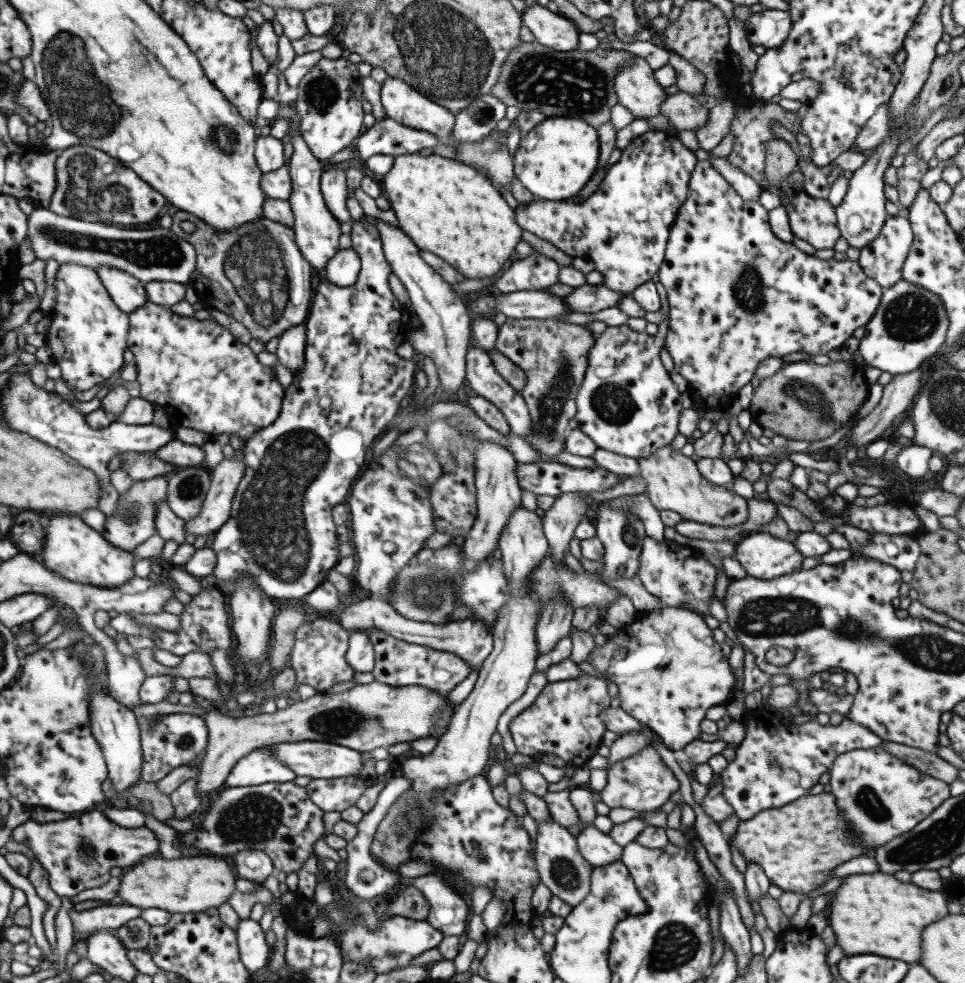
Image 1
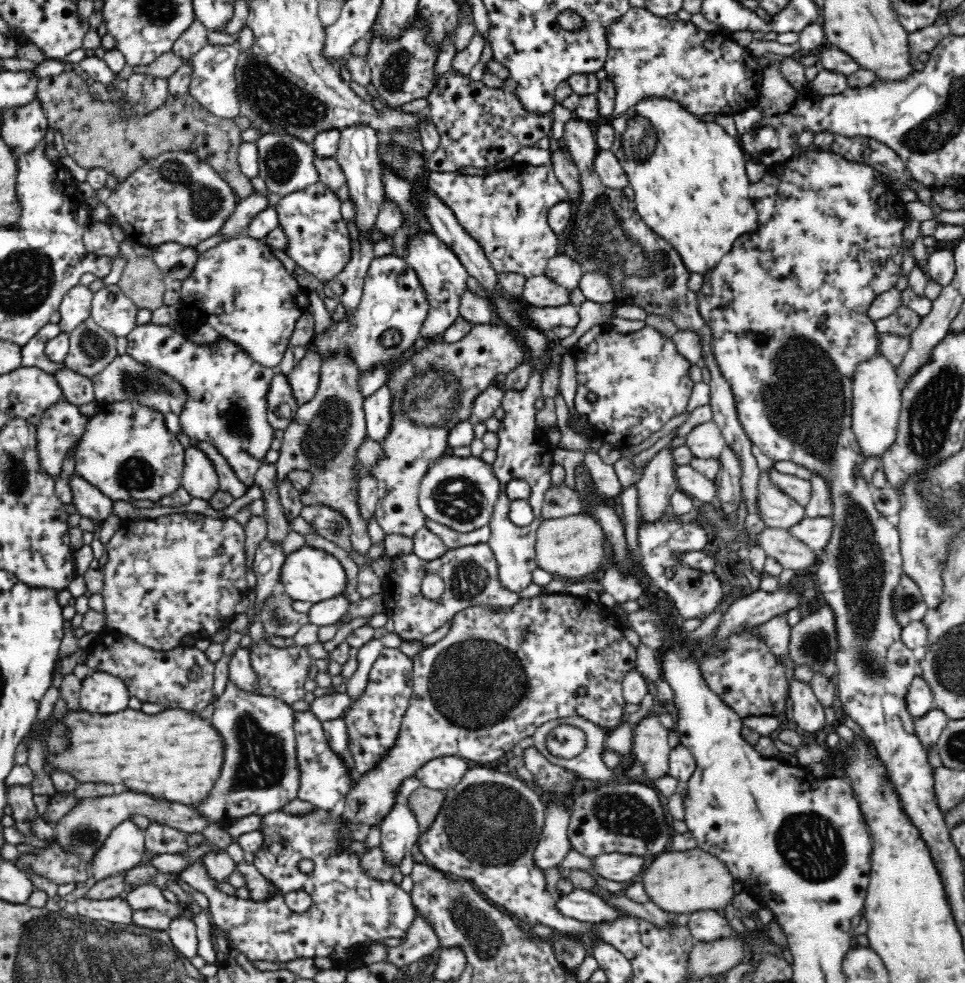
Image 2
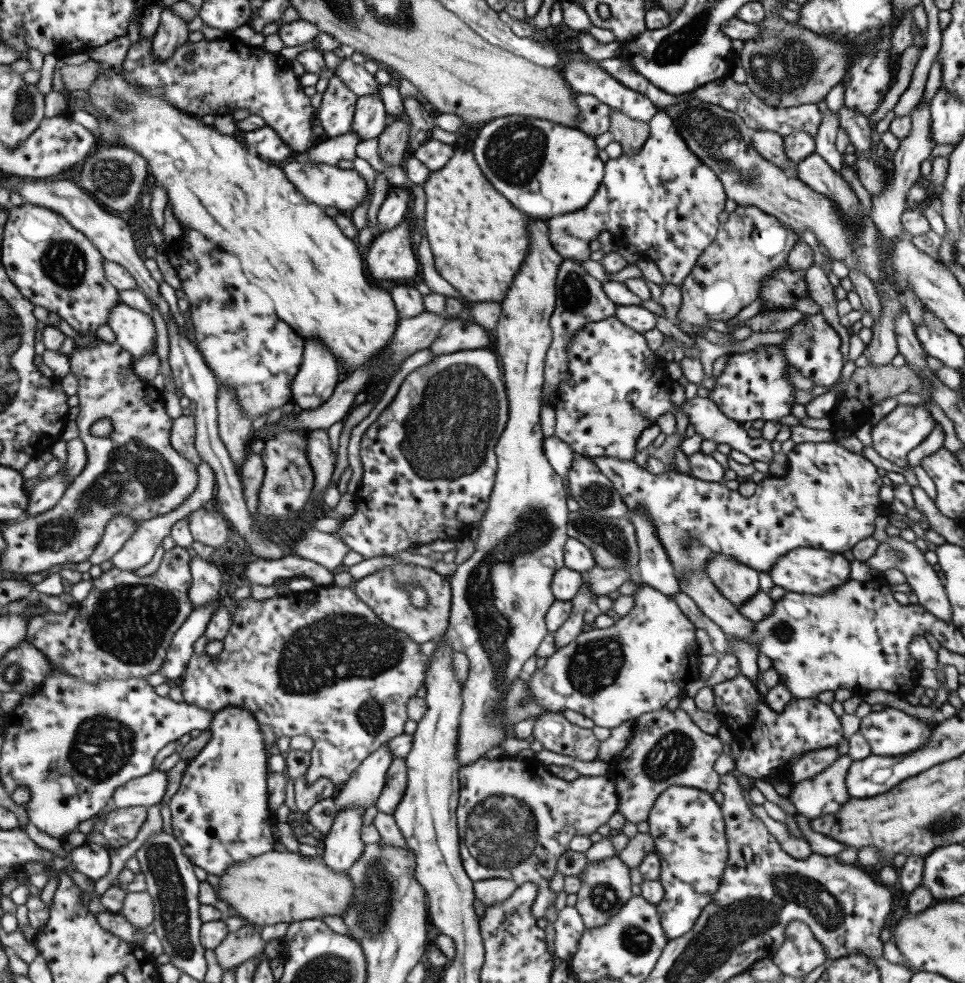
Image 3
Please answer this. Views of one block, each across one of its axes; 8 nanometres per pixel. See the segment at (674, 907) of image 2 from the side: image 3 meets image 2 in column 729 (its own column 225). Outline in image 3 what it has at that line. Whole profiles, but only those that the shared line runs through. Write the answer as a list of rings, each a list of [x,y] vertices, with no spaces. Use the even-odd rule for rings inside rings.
[[[270,852],[250,857],[246,861],[238,861],[230,865],[220,878],[219,898],[224,907],[232,906],[236,915],[242,917],[247,924],[254,924],[262,928],[268,924],[318,918],[319,916],[342,916],[353,900],[354,886],[346,872],[334,872],[328,868],[319,856],[302,856],[296,852]]]

